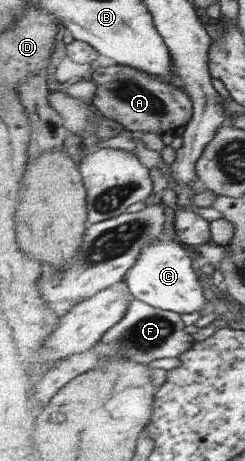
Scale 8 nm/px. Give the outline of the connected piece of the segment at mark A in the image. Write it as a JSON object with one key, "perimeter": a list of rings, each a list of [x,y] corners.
{"perimeter":[[[114,63],[112,66],[98,67],[92,73],[91,79],[97,84],[94,104],[100,113],[117,119],[129,131],[177,134],[192,121],[194,103],[188,92],[146,71]]]}

